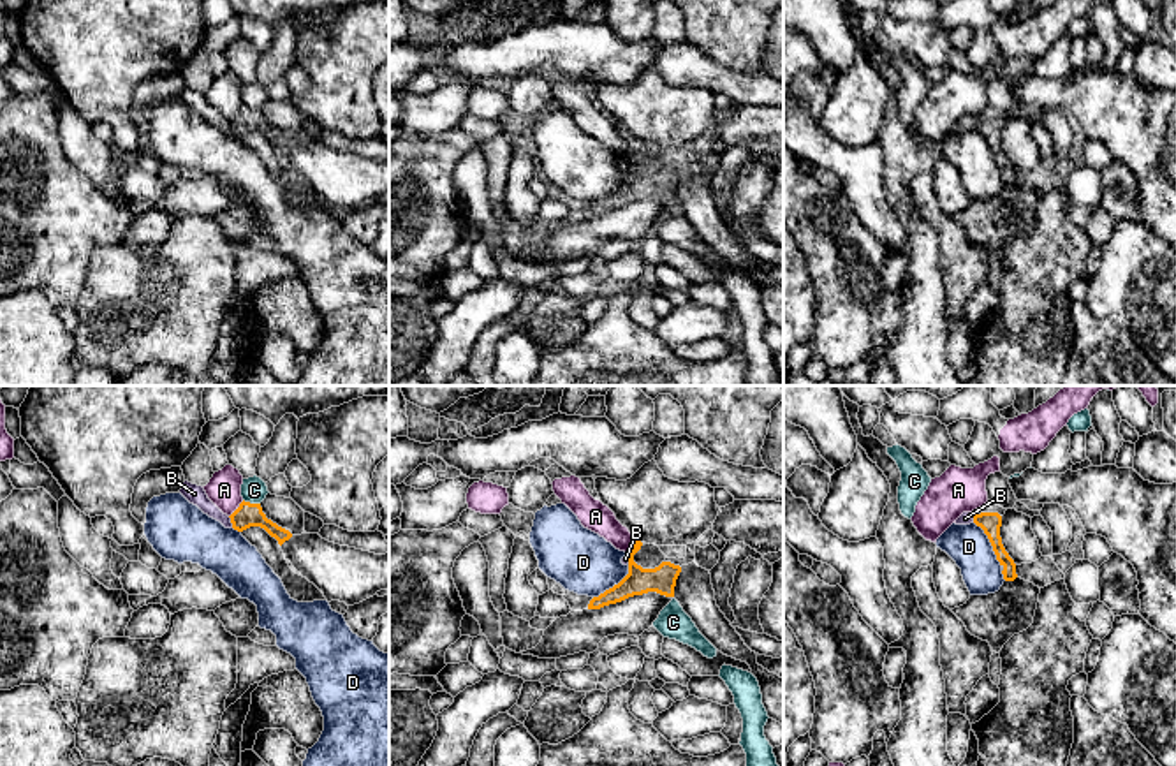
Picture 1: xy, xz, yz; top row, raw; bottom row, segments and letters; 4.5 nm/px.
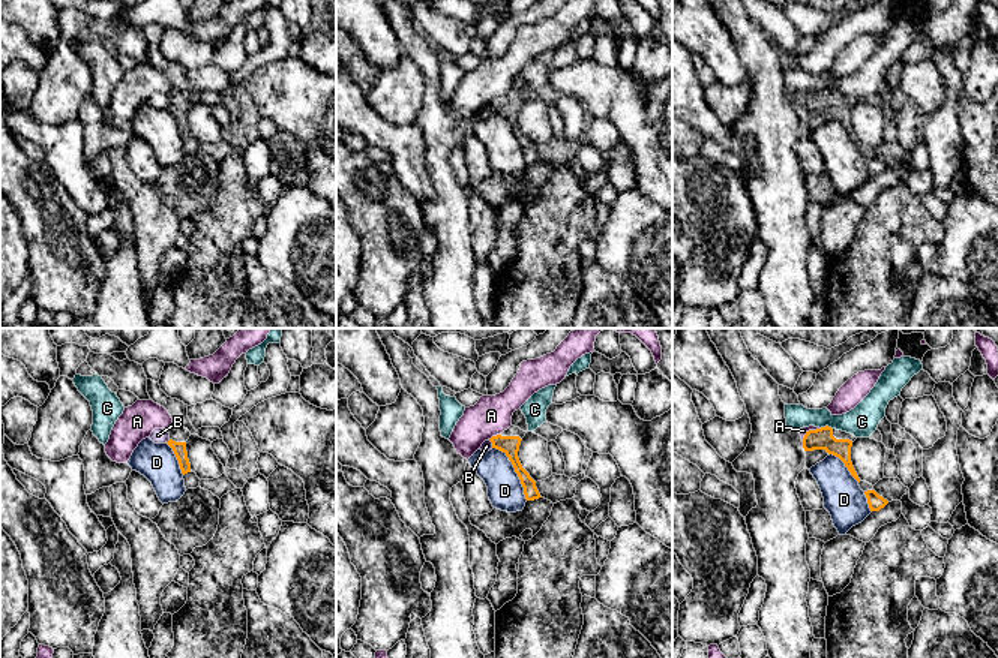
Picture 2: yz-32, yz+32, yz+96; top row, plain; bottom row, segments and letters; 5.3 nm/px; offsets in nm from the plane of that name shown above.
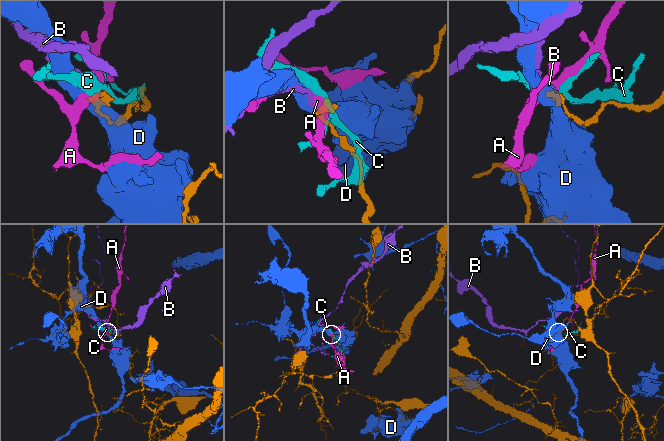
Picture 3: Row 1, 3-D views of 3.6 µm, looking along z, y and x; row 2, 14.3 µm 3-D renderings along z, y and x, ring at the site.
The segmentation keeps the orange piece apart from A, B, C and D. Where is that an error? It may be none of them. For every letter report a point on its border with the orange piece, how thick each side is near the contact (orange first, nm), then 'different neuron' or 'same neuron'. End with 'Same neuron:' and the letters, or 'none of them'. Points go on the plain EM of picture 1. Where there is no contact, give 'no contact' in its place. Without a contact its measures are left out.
A: contact xy (236, 115); calibres 110 and 160 nm; different neuron
B: contact xy (231, 127); calibres 110 and 90 nm; different neuron
C: contact xy (252, 110); calibres 110 and 120 nm; different neuron
D: contact yz (992, 150); calibres 100 and 190 nm; different neuron
Same neuron: none of them

